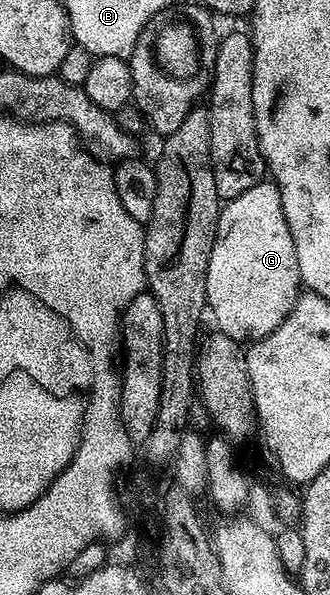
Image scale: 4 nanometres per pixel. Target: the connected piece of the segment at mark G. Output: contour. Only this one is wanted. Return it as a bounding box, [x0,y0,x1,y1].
[206,180,301,344]

